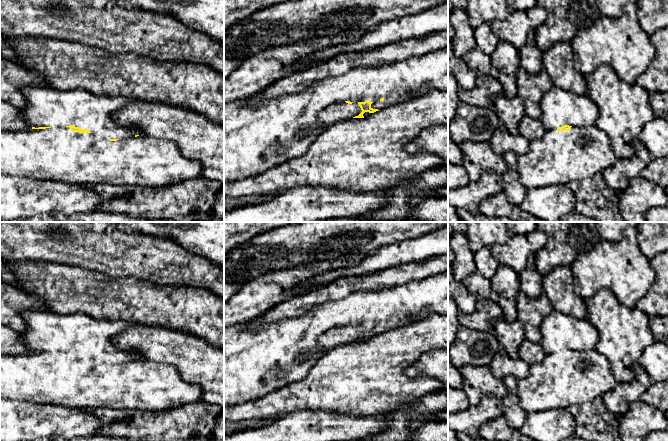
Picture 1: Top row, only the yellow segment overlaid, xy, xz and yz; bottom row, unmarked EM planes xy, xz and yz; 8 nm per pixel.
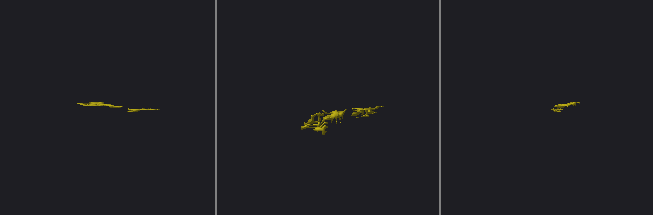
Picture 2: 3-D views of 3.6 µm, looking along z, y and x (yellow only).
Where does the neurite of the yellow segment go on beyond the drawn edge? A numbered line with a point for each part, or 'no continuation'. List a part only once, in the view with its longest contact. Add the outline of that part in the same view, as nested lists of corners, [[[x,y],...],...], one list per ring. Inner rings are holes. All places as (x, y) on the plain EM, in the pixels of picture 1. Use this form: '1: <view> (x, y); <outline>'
1: xy (57, 378); [[[69,351],[0,355],[0,397],[6,399],[58,405],[81,410],[106,407],[109,409],[159,412],[202,402],[202,395],[202,388],[199,385],[185,382],[175,366],[149,361],[144,358],[110,365],[99,362],[92,357],[72,356]]]

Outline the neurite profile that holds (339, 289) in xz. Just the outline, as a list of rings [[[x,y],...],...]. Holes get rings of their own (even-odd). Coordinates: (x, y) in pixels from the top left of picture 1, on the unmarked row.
[[[448,253],[434,255],[423,260],[398,265],[363,276],[342,277],[330,284],[311,289],[290,300],[279,303],[253,319],[249,329],[304,314],[309,308],[328,301],[337,301],[356,291],[378,291],[412,280],[425,279],[448,270]]]

